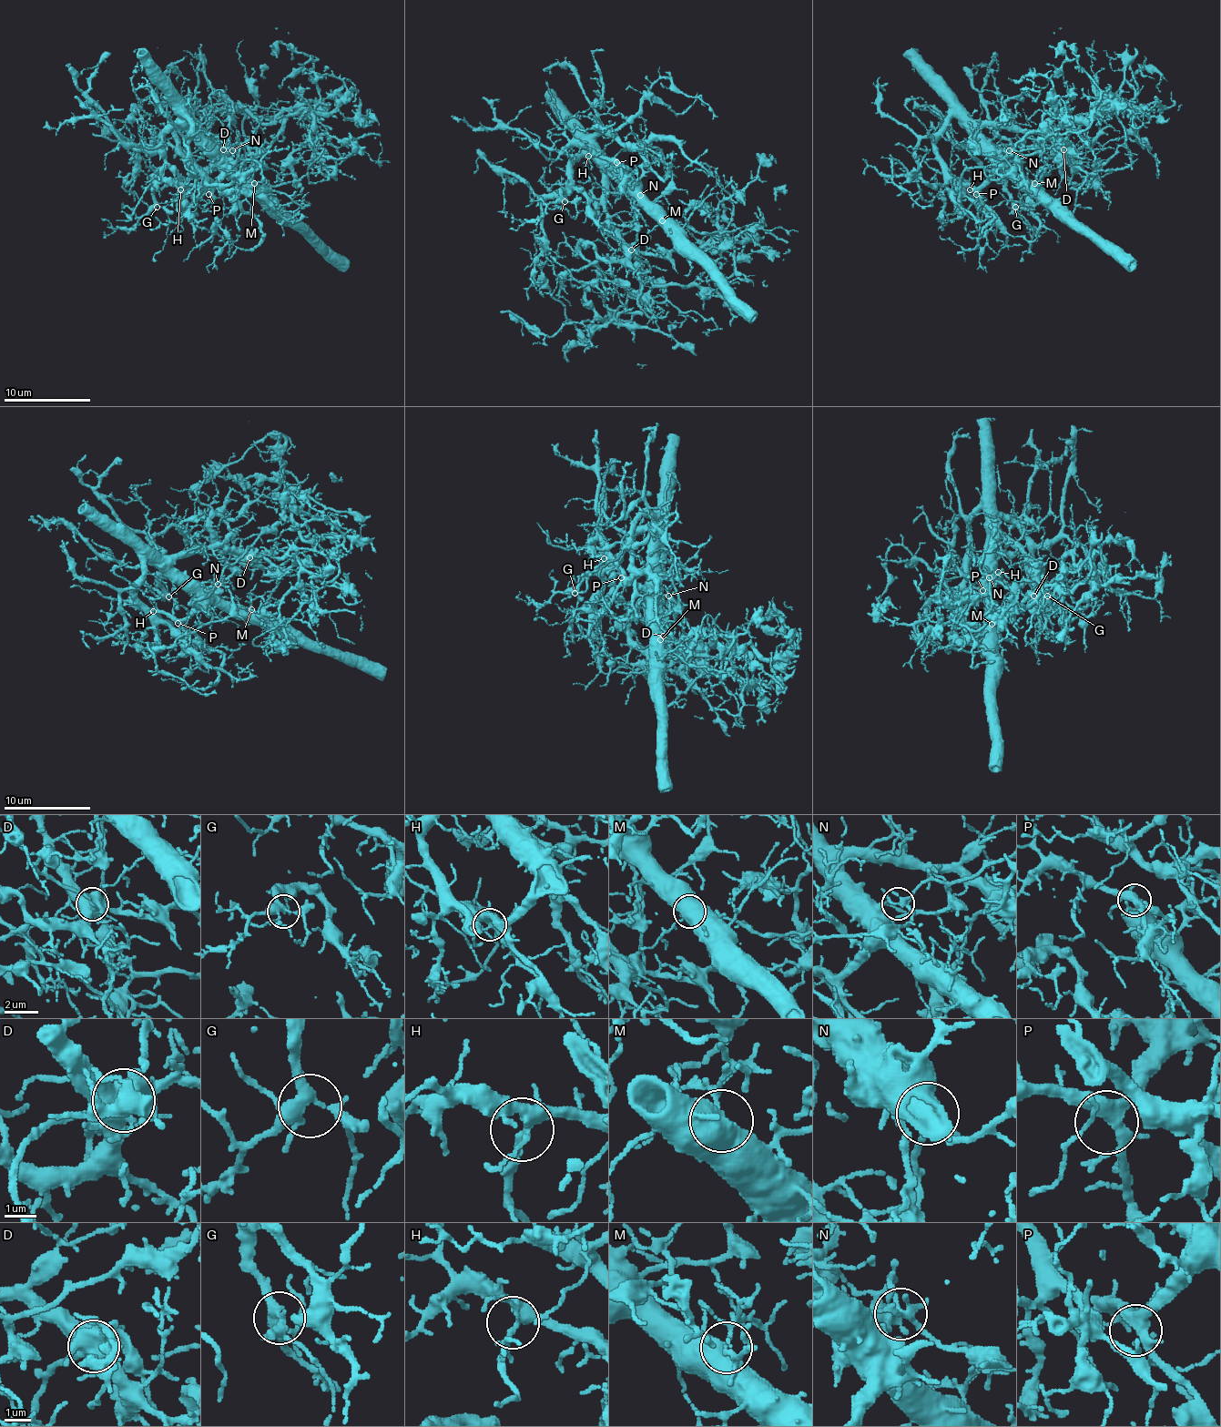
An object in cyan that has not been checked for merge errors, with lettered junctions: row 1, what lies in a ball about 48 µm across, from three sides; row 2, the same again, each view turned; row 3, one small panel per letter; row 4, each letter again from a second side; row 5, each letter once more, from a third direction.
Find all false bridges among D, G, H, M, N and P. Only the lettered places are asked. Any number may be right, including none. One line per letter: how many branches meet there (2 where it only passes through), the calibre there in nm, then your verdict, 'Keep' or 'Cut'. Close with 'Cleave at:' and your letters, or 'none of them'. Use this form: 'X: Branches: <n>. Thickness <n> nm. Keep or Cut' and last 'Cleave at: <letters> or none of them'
D: Branches: 9. Thickness 650 nm. Cut
G: Branches: 6. Thickness 360 nm. Keep
H: Branches: 5. Thickness 300 nm. Keep
M: Branches: 4. Thickness 440 nm. Keep
N: Branches: 5. Thickness 200 nm. Cut
P: Branches: 5. Thickness 400 nm. Keep
Cleave at: D, N

